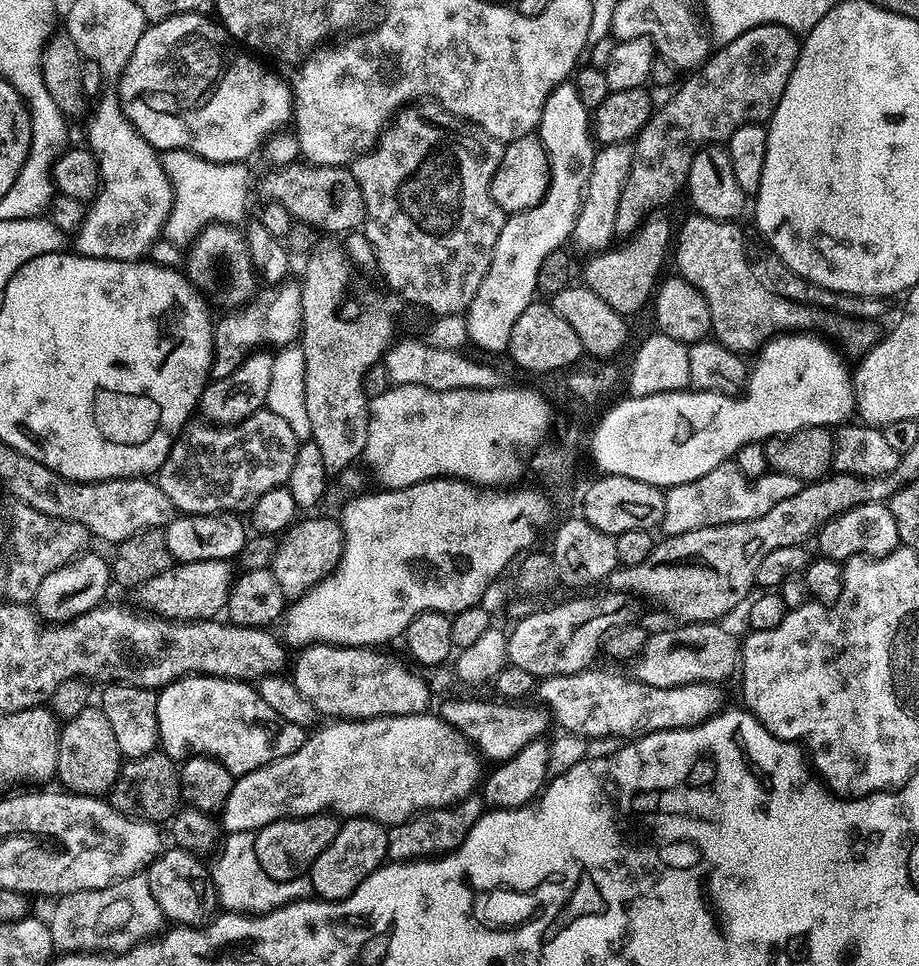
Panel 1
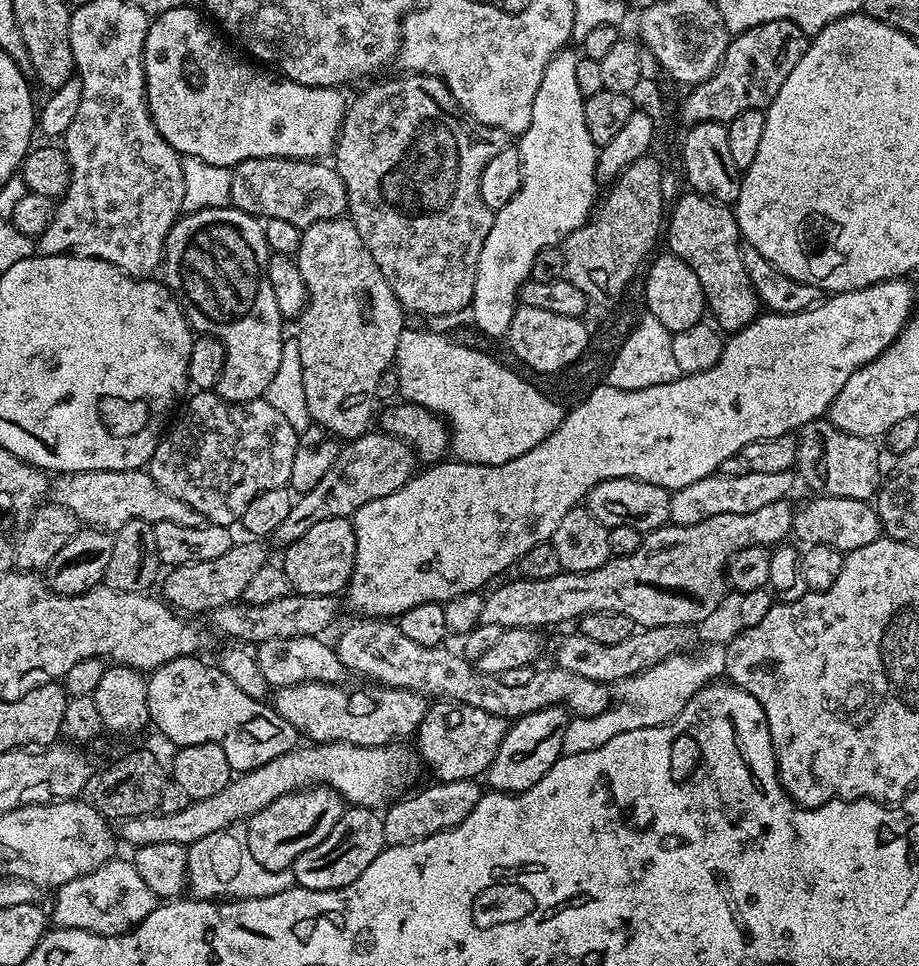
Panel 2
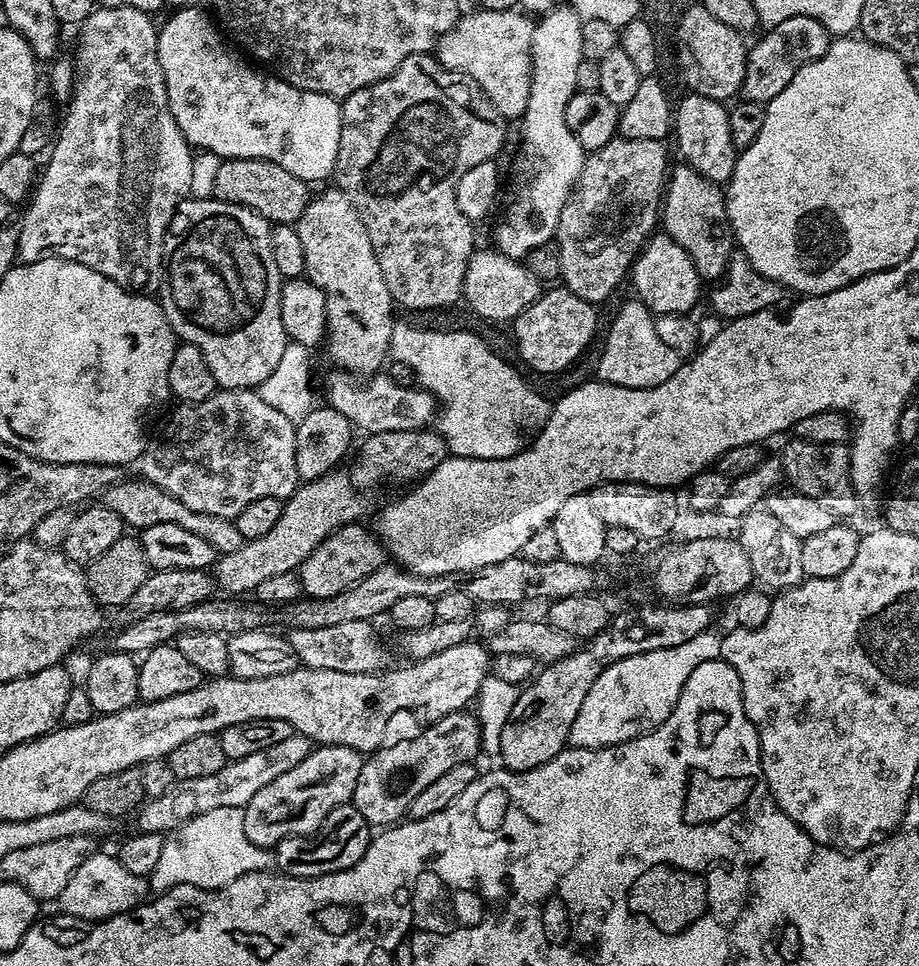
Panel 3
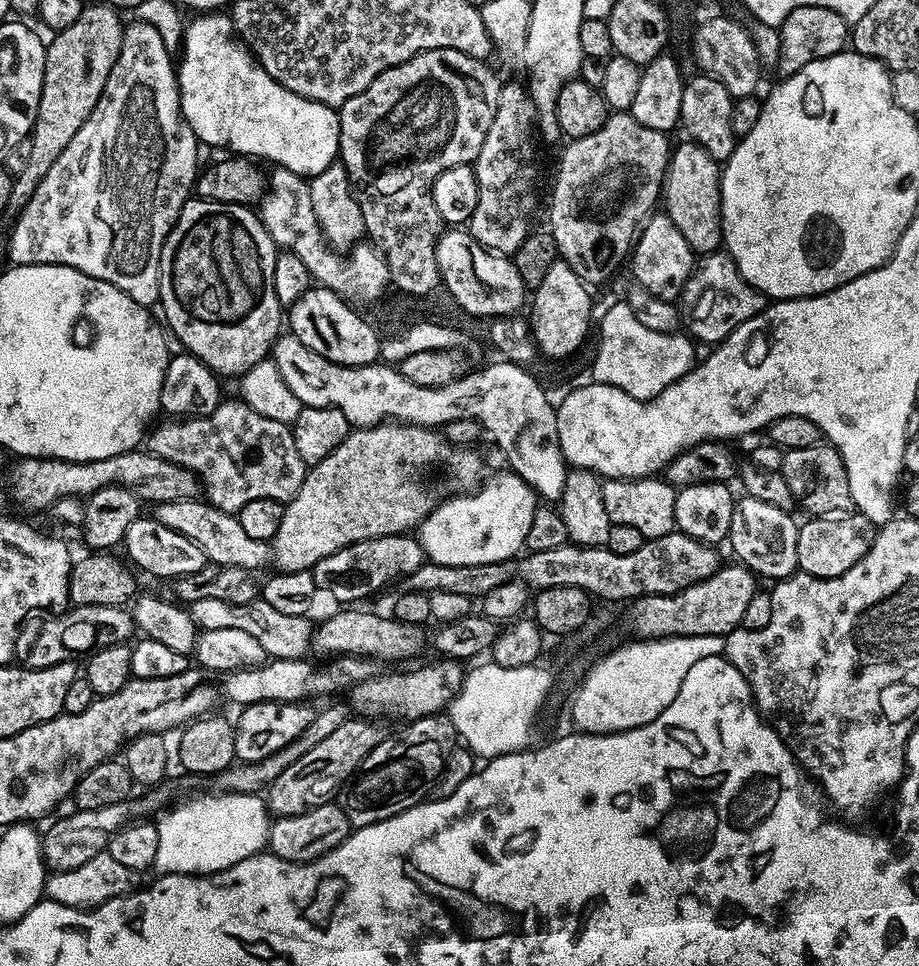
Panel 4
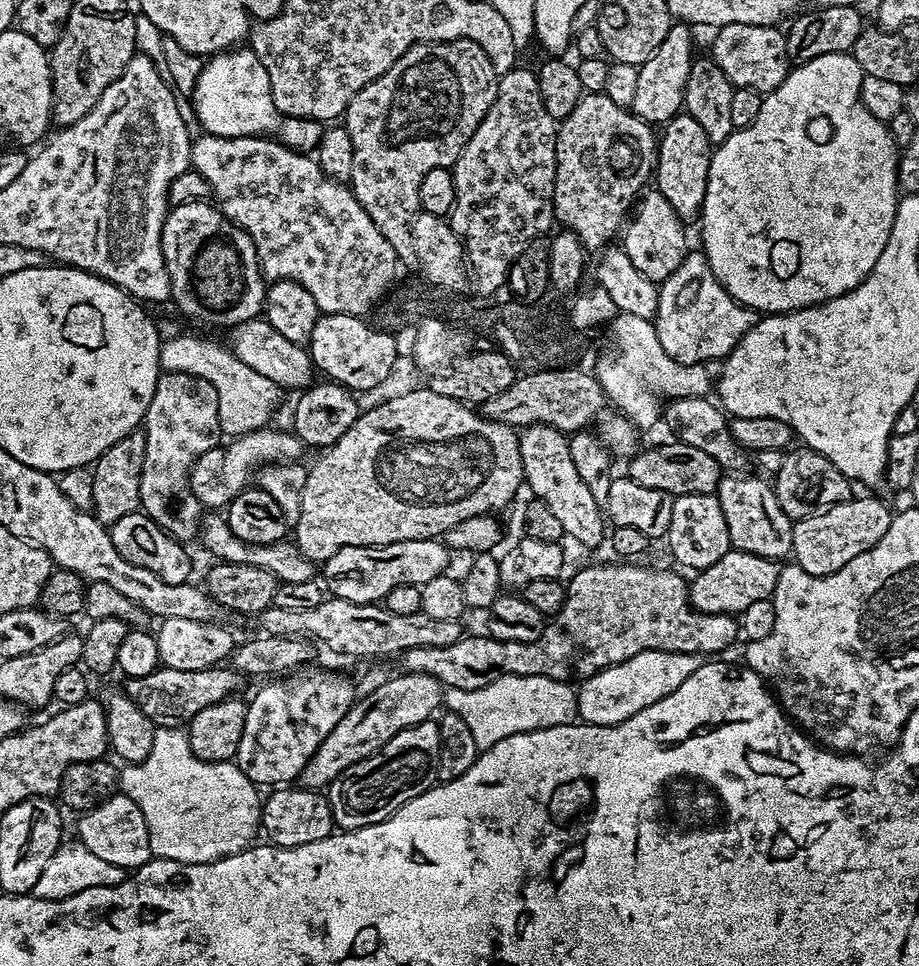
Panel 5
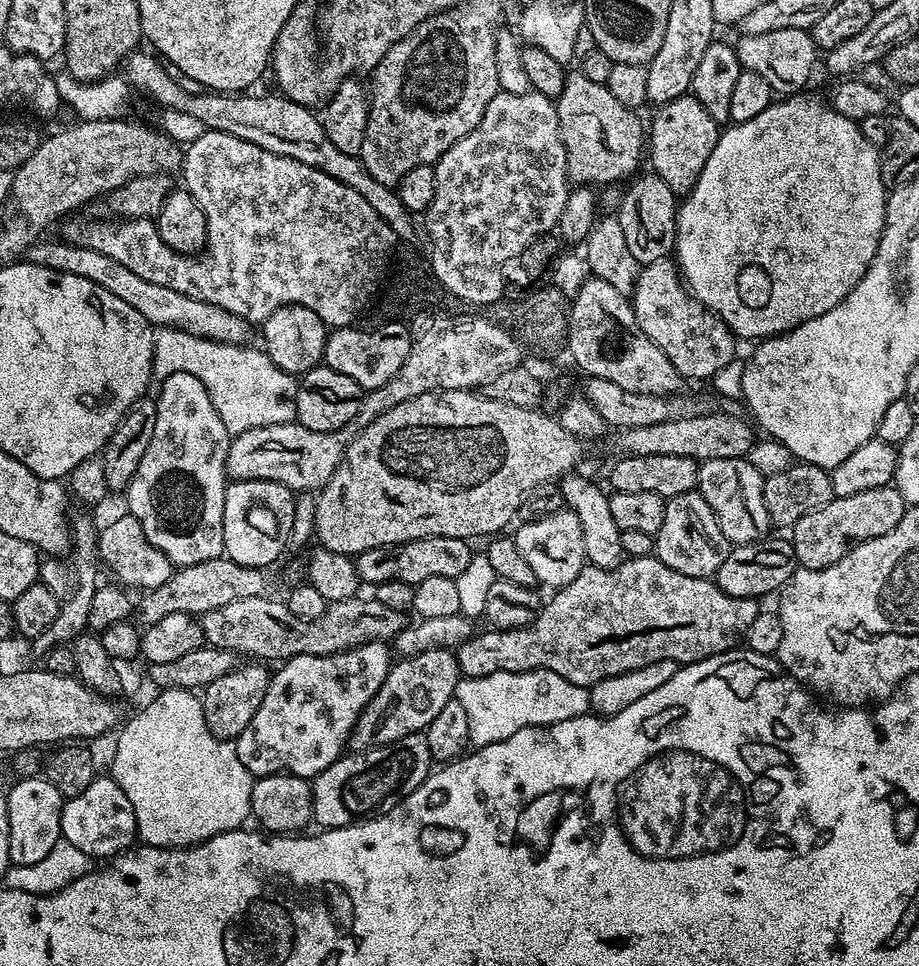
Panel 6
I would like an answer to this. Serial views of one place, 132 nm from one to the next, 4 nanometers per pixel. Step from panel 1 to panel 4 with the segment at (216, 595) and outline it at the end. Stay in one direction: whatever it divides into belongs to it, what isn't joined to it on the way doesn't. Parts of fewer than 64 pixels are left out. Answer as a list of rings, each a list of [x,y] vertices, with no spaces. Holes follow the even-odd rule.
[[[385,422],[376,424],[373,428],[357,428],[349,431],[348,436],[326,458],[322,458],[316,464],[311,465],[304,473],[304,481],[294,499],[284,504],[282,522],[278,522],[278,532],[270,541],[270,560],[275,567],[282,572],[306,572],[312,569],[322,558],[334,554],[351,544],[357,544],[370,538],[379,536],[398,536],[413,531],[421,522],[433,512],[444,500],[451,496],[462,496],[466,492],[473,491],[485,479],[484,460],[476,453],[477,449],[462,444],[452,444],[444,436],[443,431],[435,428],[423,428],[417,424],[402,424],[399,422]]]

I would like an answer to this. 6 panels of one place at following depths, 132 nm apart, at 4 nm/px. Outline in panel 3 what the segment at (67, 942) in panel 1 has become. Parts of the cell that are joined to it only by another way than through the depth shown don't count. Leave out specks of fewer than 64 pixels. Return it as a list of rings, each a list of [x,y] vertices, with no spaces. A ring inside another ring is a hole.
[[[96,850],[82,862],[82,866],[78,866],[78,870],[74,870],[74,874],[70,874],[70,882],[62,886],[62,894],[58,898],[59,911],[79,920],[108,920],[111,916],[128,912],[145,903],[149,892],[147,879],[130,874],[130,870],[122,866],[119,855],[107,856]]]

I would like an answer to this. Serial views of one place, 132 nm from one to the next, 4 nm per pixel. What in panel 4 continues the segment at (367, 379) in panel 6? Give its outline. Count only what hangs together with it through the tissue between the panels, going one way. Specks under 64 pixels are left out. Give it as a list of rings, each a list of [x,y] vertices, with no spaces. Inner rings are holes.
[[[313,286],[290,305],[286,312],[286,328],[303,346],[342,366],[366,366],[381,359],[382,337],[371,323],[368,324],[356,312],[357,309],[338,293],[328,288]]]

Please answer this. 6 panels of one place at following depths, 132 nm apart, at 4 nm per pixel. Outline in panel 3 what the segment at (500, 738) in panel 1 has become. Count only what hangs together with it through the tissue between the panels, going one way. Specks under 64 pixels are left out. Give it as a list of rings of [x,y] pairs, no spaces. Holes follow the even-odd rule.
[[[468,710],[446,714],[446,718],[434,722],[422,734],[410,736],[406,742],[398,742],[398,746],[388,744],[371,753],[365,759],[362,770],[358,774],[358,786],[354,786],[354,794],[350,802],[358,810],[358,814],[366,818],[368,824],[373,826],[395,825],[407,817],[410,802],[414,802],[414,798],[418,798],[418,794],[422,794],[422,790],[426,790],[430,782],[442,778],[442,774],[446,774],[446,770],[452,769],[453,766],[473,763],[477,759],[475,756],[481,755],[481,752],[480,722],[475,715]]]

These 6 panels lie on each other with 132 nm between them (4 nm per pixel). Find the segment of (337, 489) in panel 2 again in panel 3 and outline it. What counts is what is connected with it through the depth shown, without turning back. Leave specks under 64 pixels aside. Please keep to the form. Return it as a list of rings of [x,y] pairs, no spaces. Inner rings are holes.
[[[431,427],[393,432],[373,432],[363,437],[364,441],[355,449],[356,461],[350,467],[352,483],[357,489],[376,488],[379,484],[400,484],[403,480],[419,481],[429,476],[435,468],[449,458],[445,438]]]

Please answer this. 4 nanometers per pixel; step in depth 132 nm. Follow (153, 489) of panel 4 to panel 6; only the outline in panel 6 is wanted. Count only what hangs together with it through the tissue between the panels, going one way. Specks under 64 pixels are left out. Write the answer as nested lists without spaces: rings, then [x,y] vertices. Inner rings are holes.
[[[298,422],[258,426],[229,439],[224,471],[227,479],[232,482],[269,480],[291,488],[296,494],[315,493],[324,487],[340,465],[353,435],[351,427],[339,428],[333,432],[315,432],[306,430],[306,426]]]

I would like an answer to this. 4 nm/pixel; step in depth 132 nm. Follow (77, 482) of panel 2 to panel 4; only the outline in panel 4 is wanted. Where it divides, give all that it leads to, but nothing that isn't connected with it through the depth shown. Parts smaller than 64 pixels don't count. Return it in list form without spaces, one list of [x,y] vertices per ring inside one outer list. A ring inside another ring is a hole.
[[[203,498],[162,502],[155,505],[154,519],[162,522],[162,526],[170,526],[170,530],[178,530],[178,534],[182,534],[182,538],[190,538],[190,542],[194,542],[194,546],[198,546],[198,550],[202,550],[204,559],[209,564],[244,567],[251,573],[255,573],[256,568],[269,567],[269,541],[250,538],[250,534],[246,534],[246,530],[242,530],[239,515],[218,510]]]

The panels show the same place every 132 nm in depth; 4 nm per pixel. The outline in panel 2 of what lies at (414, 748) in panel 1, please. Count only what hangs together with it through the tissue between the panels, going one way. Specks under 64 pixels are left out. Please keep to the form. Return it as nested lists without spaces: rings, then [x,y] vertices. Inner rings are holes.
[[[333,740],[308,746],[312,748],[304,747],[300,746],[282,754],[274,758],[274,762],[266,762],[266,766],[258,766],[252,772],[237,775],[228,783],[226,790],[222,790],[222,794],[214,794],[214,798],[191,801],[177,812],[157,810],[150,814],[131,816],[122,824],[125,838],[136,848],[154,846],[158,842],[190,846],[206,834],[243,821],[262,810],[262,806],[270,806],[274,798],[282,798],[282,794],[298,792],[301,788],[327,786],[340,793],[349,805],[376,810],[387,805],[393,798],[399,797],[408,784],[408,767],[412,764],[412,752],[404,742],[391,742],[376,748],[367,748],[342,740]]]

